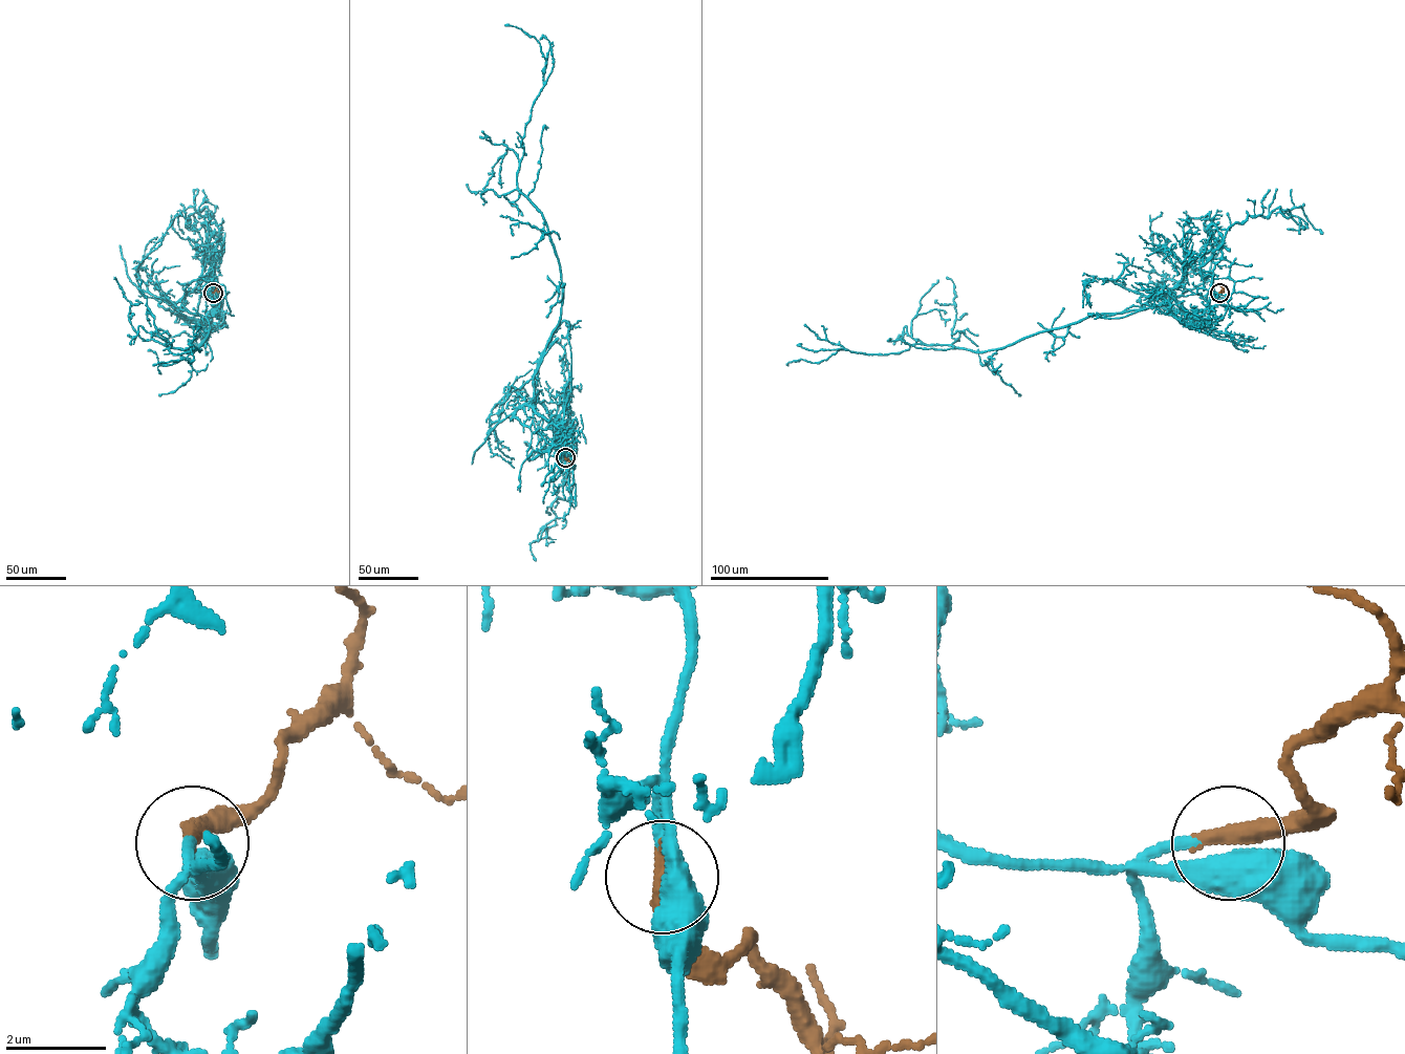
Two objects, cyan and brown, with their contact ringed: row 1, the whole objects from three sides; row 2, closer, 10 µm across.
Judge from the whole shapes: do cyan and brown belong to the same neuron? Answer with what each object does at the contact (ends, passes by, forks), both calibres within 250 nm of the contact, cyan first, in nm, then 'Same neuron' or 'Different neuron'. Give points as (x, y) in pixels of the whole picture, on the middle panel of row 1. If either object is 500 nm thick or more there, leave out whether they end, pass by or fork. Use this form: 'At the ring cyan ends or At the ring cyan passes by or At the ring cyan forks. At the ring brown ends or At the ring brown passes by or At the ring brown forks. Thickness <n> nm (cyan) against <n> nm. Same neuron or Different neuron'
Thickness 550 nm (cyan) against 440 nm. Same neuron

